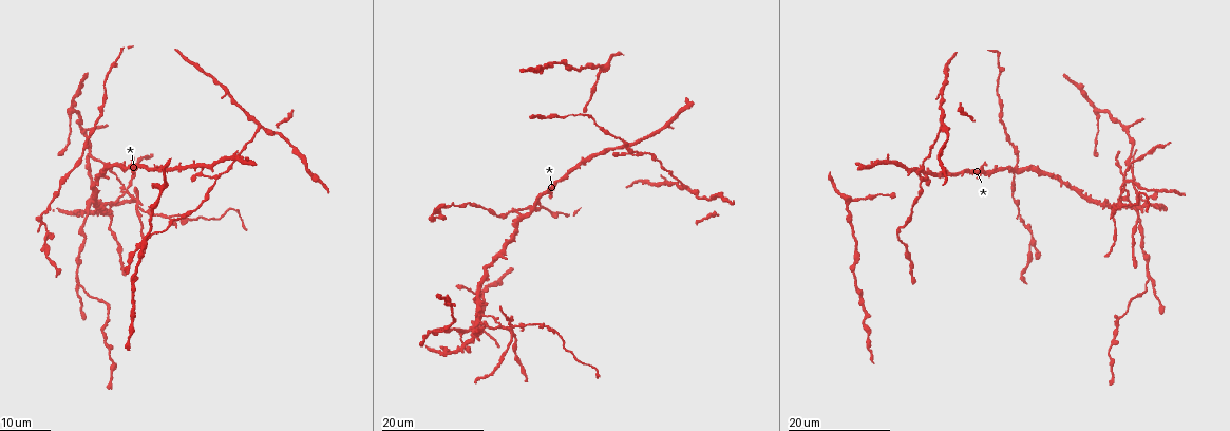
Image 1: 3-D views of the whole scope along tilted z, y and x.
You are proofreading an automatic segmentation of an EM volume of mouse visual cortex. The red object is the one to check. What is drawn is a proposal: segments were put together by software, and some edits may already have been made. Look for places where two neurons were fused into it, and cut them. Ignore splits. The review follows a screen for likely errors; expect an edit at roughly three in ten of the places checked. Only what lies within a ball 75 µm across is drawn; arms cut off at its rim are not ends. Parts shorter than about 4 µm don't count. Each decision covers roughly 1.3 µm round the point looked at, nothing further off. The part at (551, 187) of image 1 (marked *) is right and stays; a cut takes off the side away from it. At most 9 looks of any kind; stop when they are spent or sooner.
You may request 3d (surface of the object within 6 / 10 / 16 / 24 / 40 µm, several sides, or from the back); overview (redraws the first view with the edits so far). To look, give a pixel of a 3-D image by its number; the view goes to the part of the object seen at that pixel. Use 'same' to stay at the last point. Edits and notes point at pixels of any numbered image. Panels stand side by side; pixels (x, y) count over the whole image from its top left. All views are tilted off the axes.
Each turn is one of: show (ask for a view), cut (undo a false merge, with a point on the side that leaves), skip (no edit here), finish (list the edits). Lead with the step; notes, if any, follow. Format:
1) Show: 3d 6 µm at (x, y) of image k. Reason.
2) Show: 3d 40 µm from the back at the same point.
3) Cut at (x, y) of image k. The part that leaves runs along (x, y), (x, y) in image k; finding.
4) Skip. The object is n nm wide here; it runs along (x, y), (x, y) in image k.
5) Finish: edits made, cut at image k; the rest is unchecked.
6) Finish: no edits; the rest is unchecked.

Show: 3d 16 µm at (1020, 216) of image 1. Side arm on a straight run.

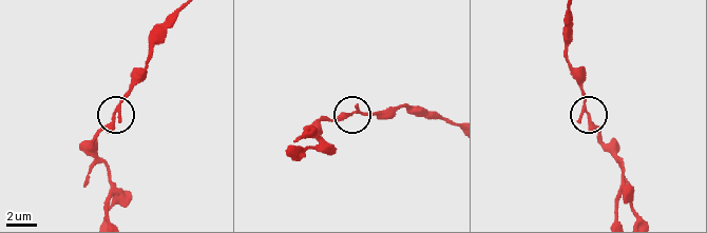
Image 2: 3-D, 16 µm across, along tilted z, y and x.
Show: 3d 10 µm at (349, 117) of image 2. Zoom in.

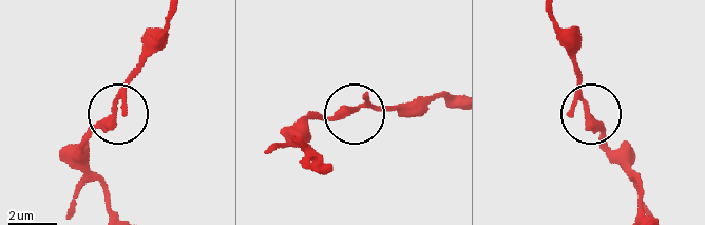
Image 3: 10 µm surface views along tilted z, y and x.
Skip. All the same neuron.

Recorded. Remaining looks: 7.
Show: 3d 24 µm at (1153, 198) of image 1. Three arms meet.

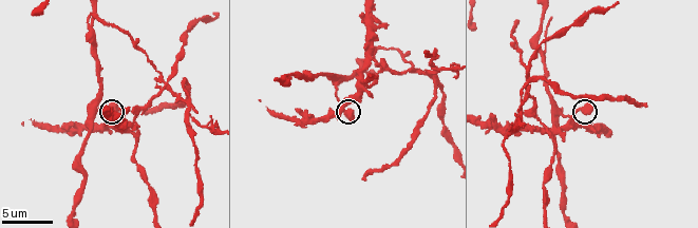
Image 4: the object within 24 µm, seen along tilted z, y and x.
Show: 3d 6 µm at (345, 110) of image 4.

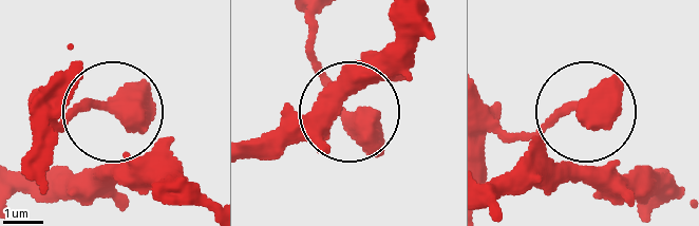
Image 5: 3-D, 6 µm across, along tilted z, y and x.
Show: 3d 6 µm from the back at (349, 112) of image 5.

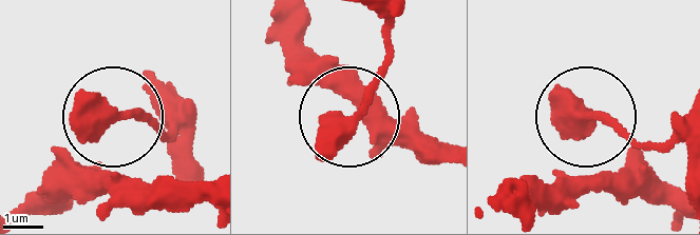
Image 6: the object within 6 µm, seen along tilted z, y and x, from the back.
Skip. It runs along (682, 194), (630, 188), (584, 129), (684, 144) in image 6; all the same neuron.

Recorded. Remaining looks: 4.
Show: 3d 10 µm at (529, 87) of image 4. Four-way junction.

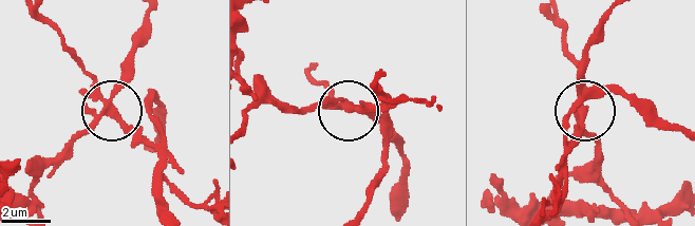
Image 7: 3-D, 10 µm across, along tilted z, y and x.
Show: 3d 6 µm at (350, 107) of image 7.

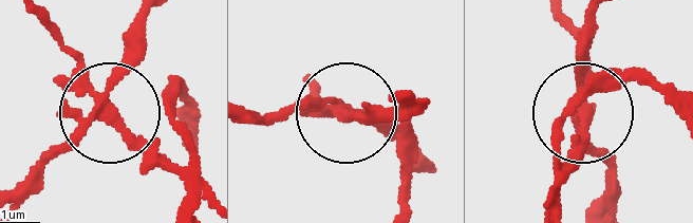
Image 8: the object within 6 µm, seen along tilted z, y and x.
Cut at (145, 145) of image 8. 4 arms meet here; the part that leaves runs along (97, 101), (173, 171), (185, 210) in image 8; two neurons meet here.

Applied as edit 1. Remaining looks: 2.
Show: 3d 16 µm at (428, 332) of image 1. Three-way junction.

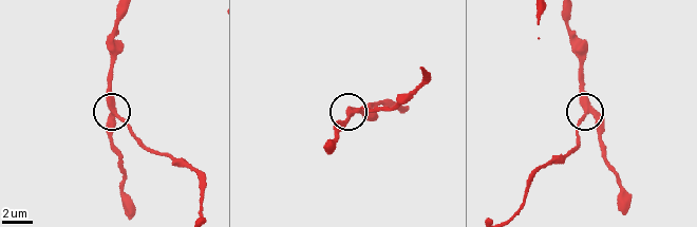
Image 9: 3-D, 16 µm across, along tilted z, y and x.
Show: 3d 10 µm at (585, 111) of image 9.

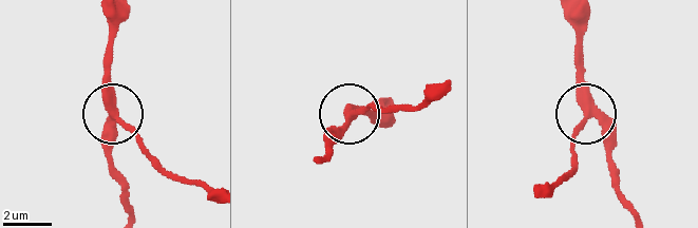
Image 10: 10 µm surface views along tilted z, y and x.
Skip. It runs along (565, 17), (577, 36), (579, 101), (600, 126), (618, 166) in image 10; continuous, no second neuron.

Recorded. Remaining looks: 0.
Finish: edits made, cut at image 8; the rest is unchecked.

